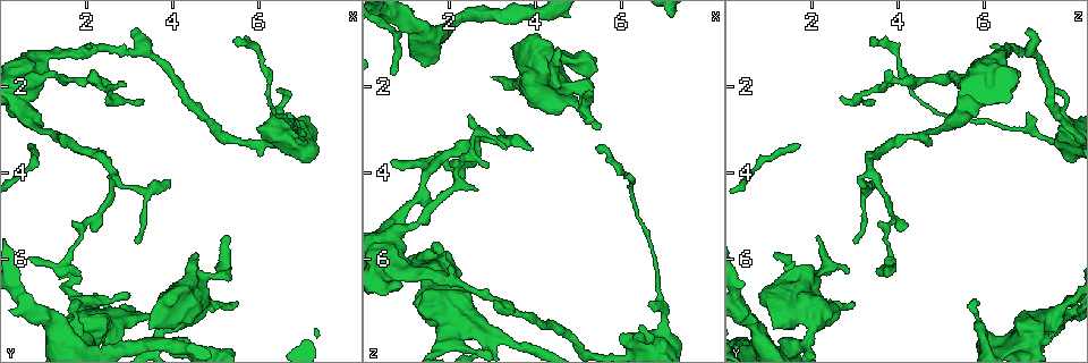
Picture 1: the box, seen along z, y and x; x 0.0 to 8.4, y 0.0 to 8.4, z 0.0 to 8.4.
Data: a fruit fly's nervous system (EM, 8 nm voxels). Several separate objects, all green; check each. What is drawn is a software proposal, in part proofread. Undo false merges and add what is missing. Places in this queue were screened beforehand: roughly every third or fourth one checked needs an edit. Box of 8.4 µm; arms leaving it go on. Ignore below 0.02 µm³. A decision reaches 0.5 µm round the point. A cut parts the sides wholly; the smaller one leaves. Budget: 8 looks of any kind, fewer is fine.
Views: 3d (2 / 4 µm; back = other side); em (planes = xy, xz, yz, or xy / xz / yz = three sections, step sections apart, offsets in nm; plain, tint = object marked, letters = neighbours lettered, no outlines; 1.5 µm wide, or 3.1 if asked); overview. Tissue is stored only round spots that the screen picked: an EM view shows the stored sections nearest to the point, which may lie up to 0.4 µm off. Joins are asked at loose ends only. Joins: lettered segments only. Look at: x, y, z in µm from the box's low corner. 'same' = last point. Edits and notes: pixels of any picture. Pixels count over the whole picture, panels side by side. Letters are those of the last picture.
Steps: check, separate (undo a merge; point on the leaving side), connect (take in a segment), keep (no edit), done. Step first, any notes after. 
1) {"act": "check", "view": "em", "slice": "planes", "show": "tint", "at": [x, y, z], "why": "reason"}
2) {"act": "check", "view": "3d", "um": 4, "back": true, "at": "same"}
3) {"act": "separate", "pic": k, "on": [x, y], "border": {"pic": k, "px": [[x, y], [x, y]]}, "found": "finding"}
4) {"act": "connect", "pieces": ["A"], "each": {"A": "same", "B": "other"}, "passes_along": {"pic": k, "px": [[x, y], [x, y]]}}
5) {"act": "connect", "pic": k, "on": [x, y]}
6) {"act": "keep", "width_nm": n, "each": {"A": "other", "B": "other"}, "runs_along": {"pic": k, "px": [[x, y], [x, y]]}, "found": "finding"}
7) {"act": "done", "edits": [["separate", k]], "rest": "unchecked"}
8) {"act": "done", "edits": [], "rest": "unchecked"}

{"act": "check", "view": "3d", "um": 2, "at": [2.55, 1.20, 6.75], "why": "thin neck"}

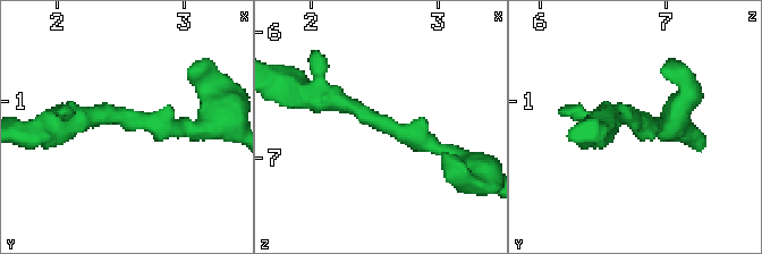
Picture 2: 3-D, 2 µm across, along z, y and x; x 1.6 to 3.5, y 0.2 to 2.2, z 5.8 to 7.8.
{"act": "check", "view": "em", "slice": "xy", "step": 4, "show": "tint", "at": [2.58, 1.18, 6.76], "arm_widths_nm": [220, 220], "why": "need the tissue"}

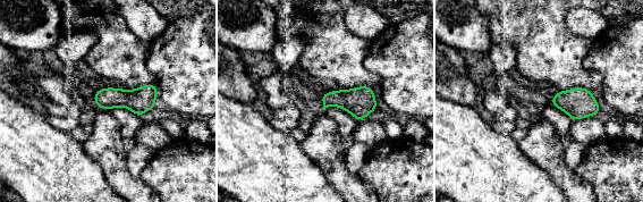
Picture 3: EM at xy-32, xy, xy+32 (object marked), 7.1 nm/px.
{"act": "check", "view": "em", "slice": "planes", "show": "letters", "at": "same"}

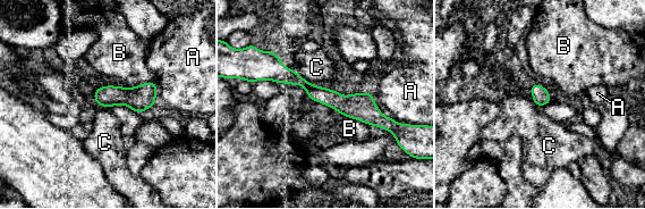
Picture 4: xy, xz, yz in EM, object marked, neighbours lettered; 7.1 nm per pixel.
{"act": "keep", "width_nm": 120, "each": {"A": "other", "B": "other", "C": "other"}, "runs_along": {"pic": 4, "px": [[262, 76], [295, 77], [389, 124]]}, "found": "one neuron here"}

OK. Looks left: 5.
{"act": "check", "view": "em", "slice": "planes", "show": "tint", "at": [3.90, 4.15, 3.45], "why": "thin end"}

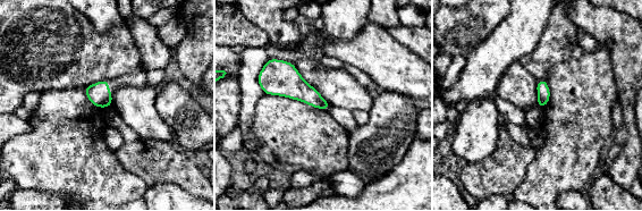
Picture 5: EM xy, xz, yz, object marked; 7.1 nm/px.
{"act": "check", "view": "em", "slice": "planes", "show": "letters", "at": "same"}

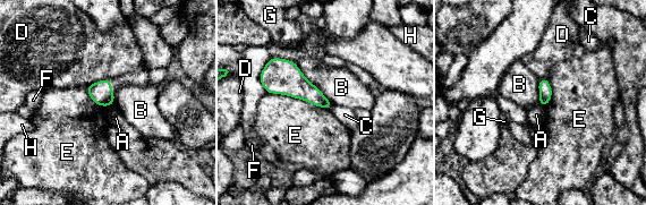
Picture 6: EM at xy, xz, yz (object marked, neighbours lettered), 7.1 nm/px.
{"act": "keep", "longest_contact_nm": ["E", 460], "each": {"A": "other", "B": "other", "C": "other", "D": "other", "E": "other", "F": "other", "G": "other", "H": "other"}, "border": {"pic": 6, "px": [[109, 77], [86, 86]]}, "found": "no lettered segment goes on from it"}

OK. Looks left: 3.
{"act": "check", "view": "3d", "um": 4, "at": [3.60, 7.90, 1.90], "why": "calibre changes"}

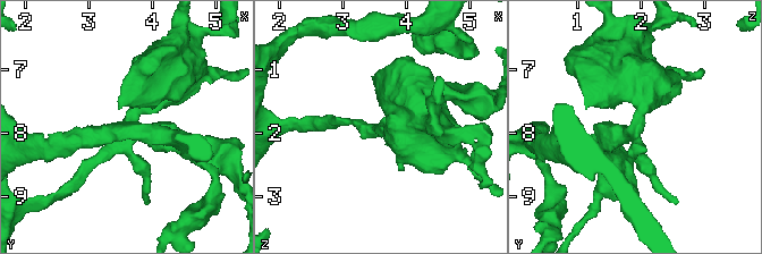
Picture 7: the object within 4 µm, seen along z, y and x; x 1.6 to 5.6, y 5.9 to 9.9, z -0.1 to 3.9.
{"act": "check", "view": "em", "slice": "xz", "step": 8, "show": "letters", "at": [3.60, 7.95, 1.90]}

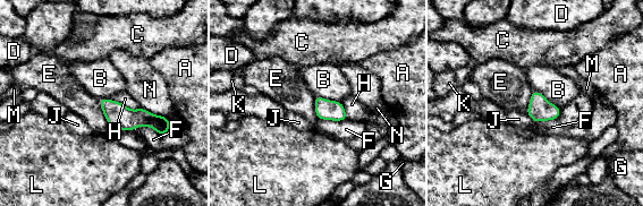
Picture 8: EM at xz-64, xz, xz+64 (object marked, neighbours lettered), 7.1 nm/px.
{"act": "check", "view": "em", "slice": "planes", "show": "letters", "at": "same"}

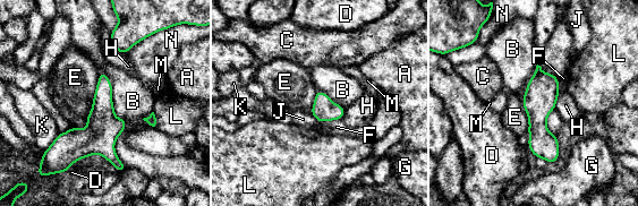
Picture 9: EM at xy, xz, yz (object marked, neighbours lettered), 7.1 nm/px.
{"act": "keep", "each": {"A": "other", "B": "other", "C": "other", "D": "other", "E": "other", "F": "other", "G": "other", "H": "other", "J": "other", "K": "other", "L": "other", "M": "other", "N": "other"}, "border": {"pic": 9, "px": [[99, 73], [92, 108], [85, 119]]}, "found": "continuous, no second neuron"}

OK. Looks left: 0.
{"act": "done", "edits": [], "rest": "unchecked"}

